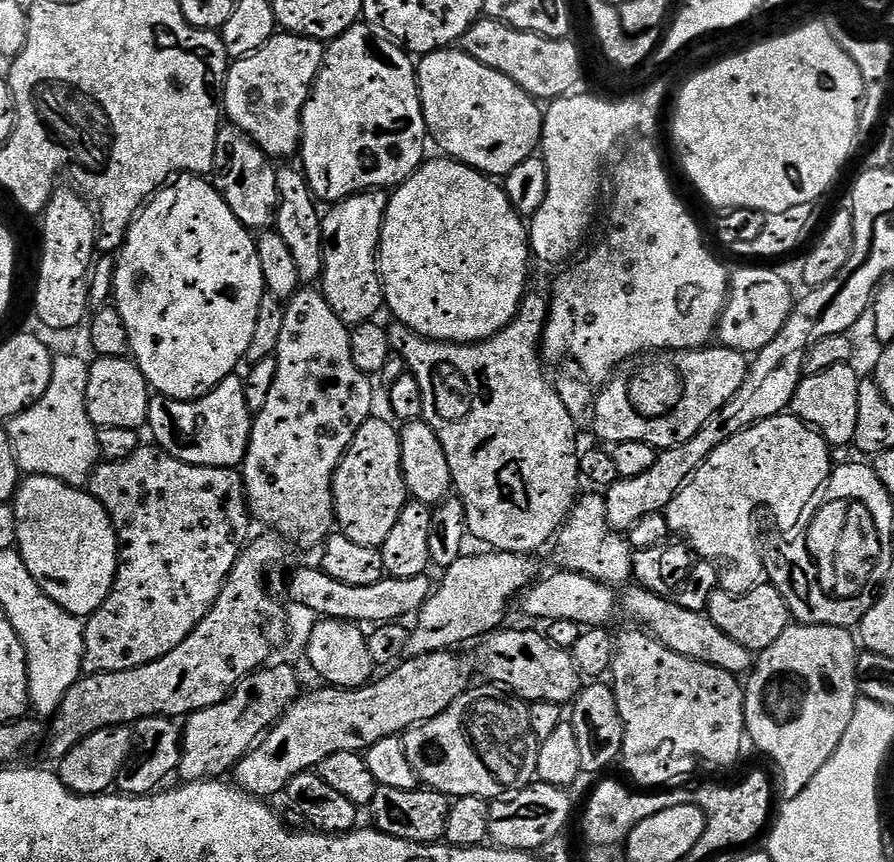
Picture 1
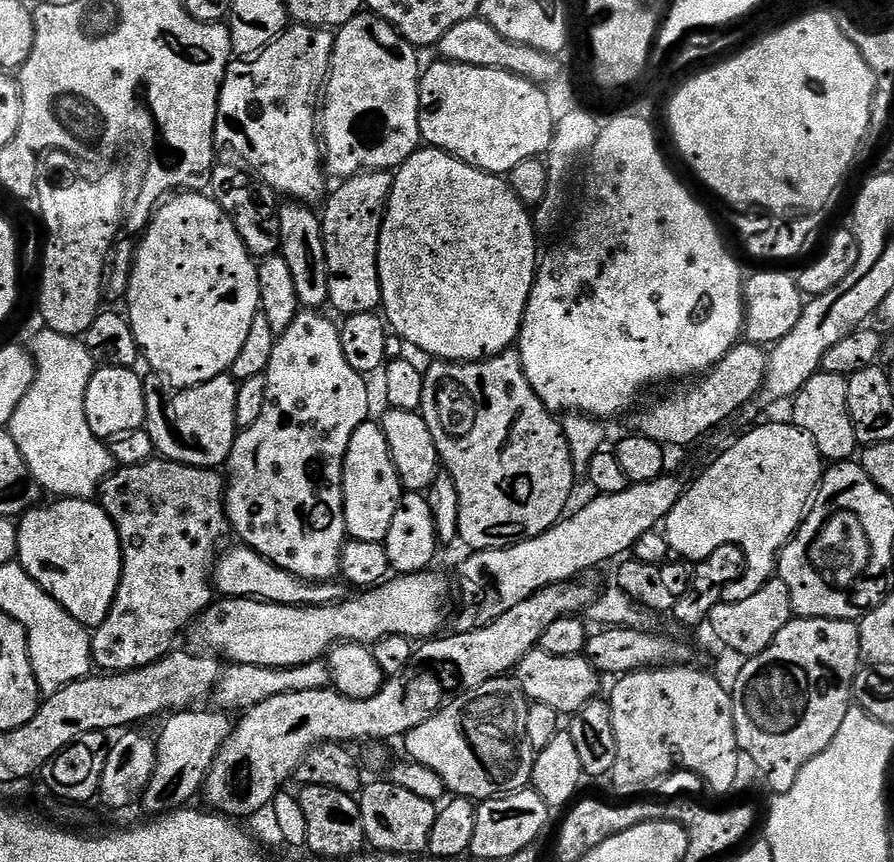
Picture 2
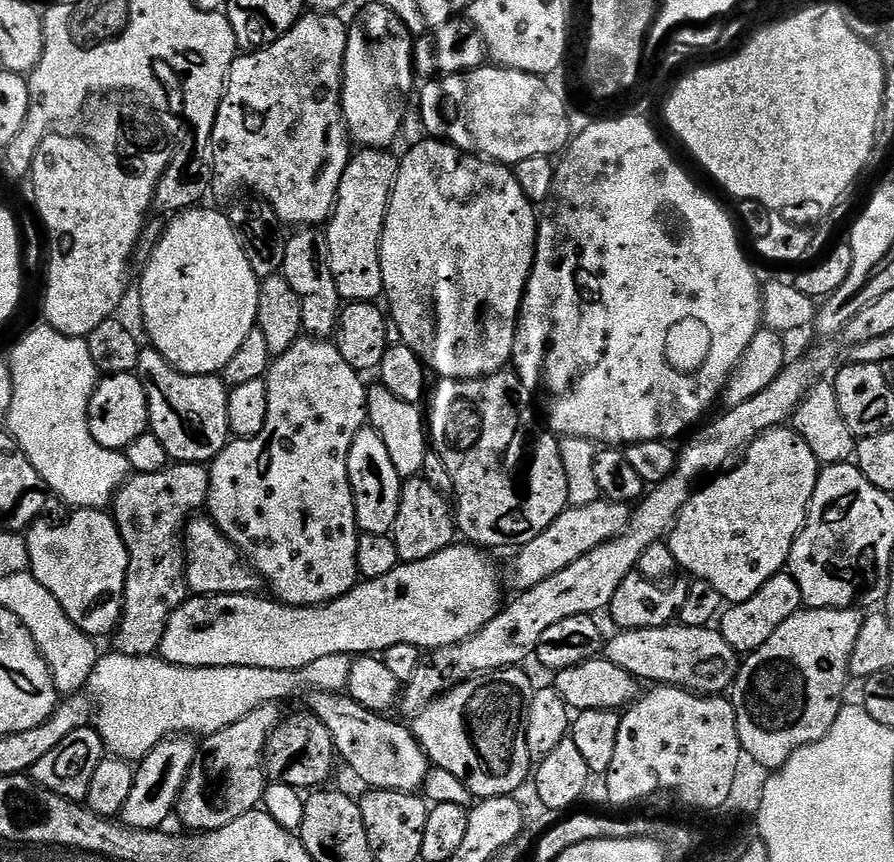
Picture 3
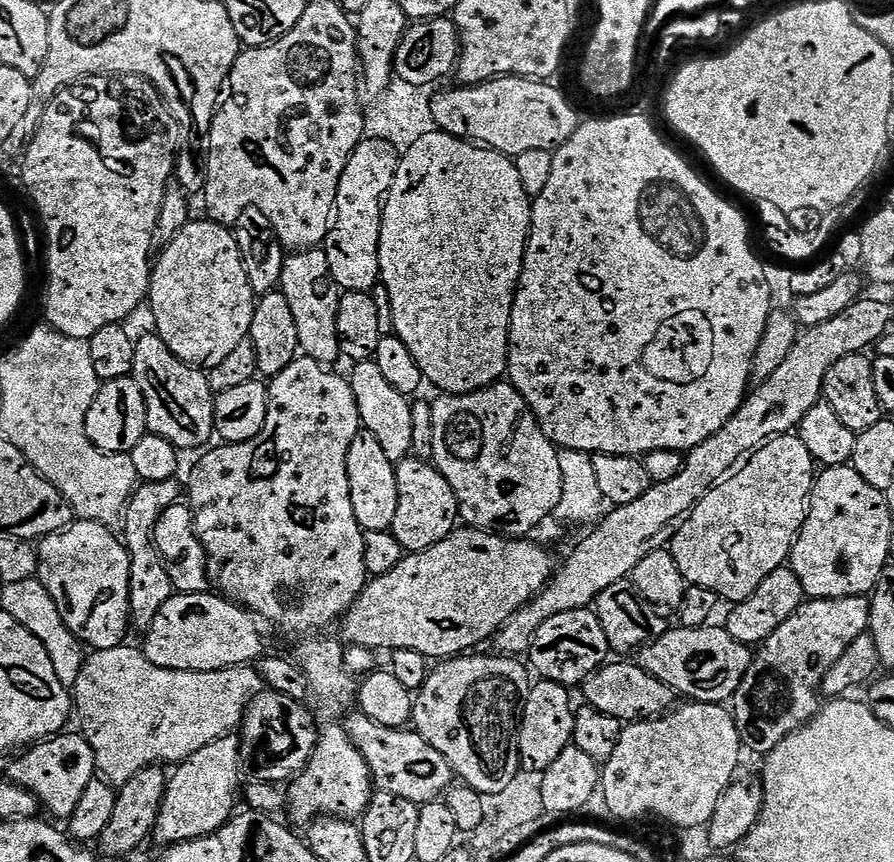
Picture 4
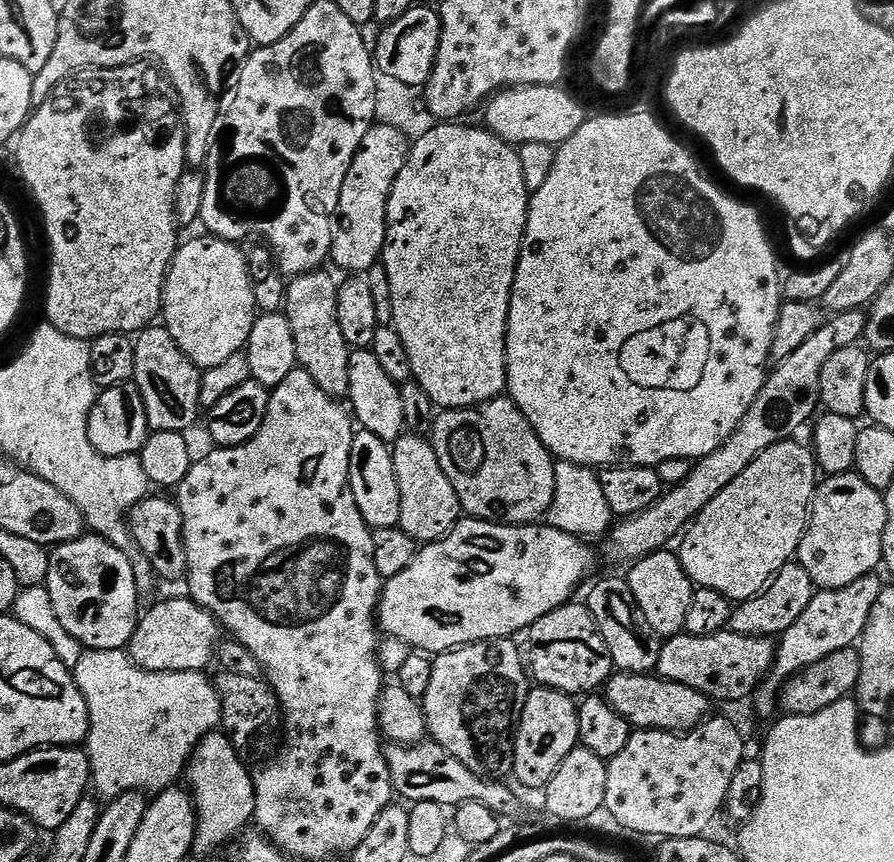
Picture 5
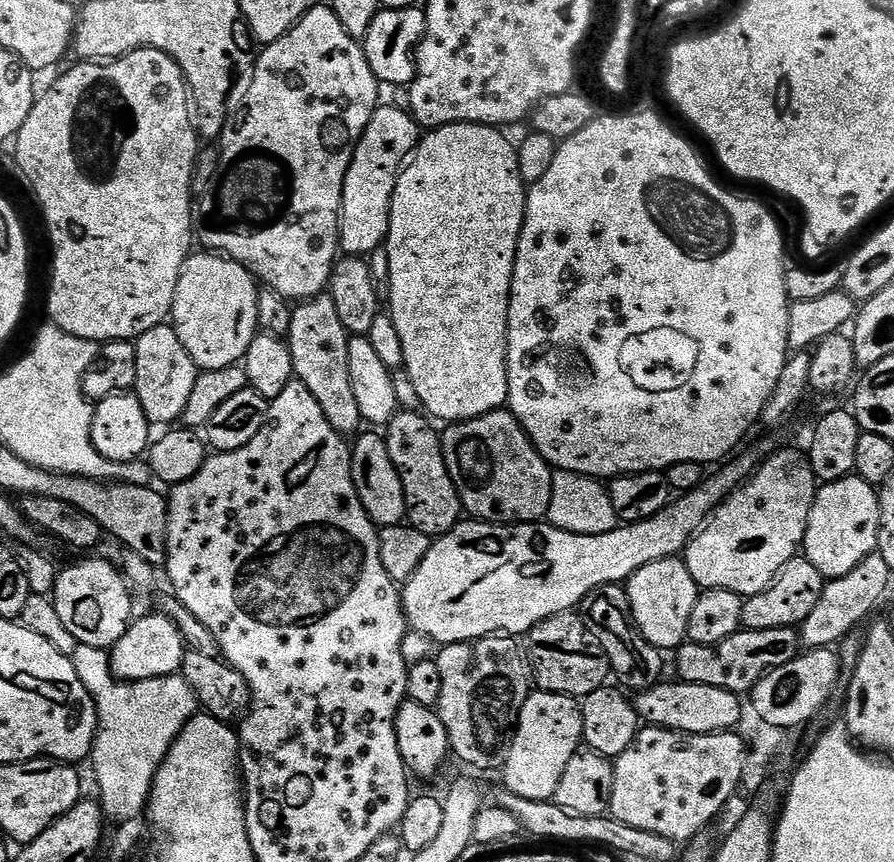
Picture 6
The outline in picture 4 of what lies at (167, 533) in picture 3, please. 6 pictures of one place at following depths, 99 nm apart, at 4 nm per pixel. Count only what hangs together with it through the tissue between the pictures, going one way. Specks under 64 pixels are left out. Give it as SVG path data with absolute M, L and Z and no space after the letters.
M176 480L166 482L141 483L128 501L122 517L122 539L128 550L130 562L130 617L131 623L141 630L147 630L162 606L174 595L172 579L168 573L169 565L164 563L162 554L156 548L156 527L162 514L182 496L182 488Z

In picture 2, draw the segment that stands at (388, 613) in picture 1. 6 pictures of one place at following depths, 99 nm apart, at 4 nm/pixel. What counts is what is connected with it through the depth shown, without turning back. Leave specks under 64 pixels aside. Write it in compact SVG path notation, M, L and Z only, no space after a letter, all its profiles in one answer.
M237 543L235 547L228 549L225 547L217 555L216 563L212 566L210 583L221 597L261 600L267 604L285 604L295 608L334 604L338 600L345 599L346 592L343 592L345 589L339 583L304 580L301 576L295 576L274 566L274 562L262 558L262 554L258 554L246 544Z

